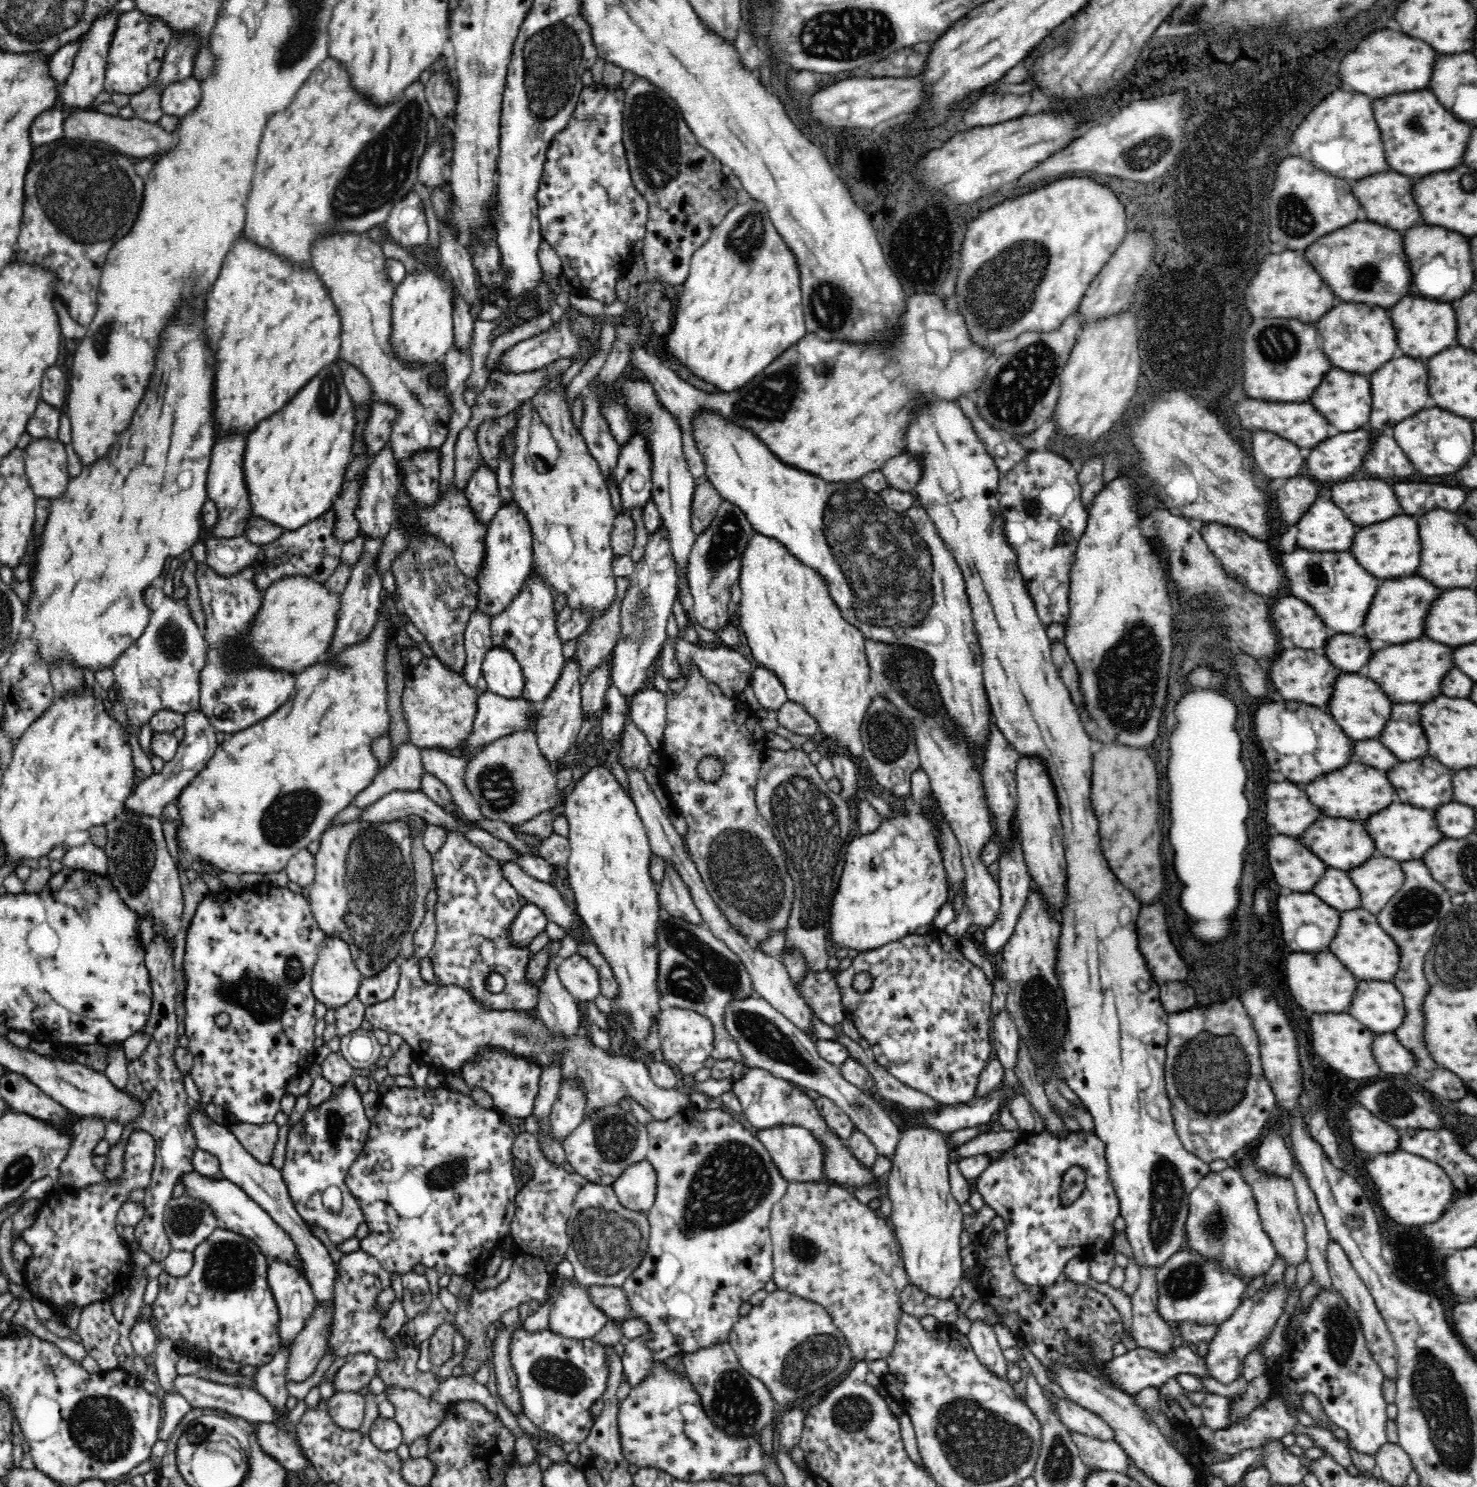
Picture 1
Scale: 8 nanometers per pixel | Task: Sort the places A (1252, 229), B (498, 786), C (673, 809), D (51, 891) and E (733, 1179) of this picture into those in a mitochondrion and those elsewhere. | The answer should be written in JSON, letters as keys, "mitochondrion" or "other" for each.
{"A":"mitochondrion","B":"mitochondrion","C":"other","D":"other","E":"mitochondrion"}

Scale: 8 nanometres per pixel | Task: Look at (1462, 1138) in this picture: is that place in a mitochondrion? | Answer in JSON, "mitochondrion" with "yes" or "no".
{"mitochondrion":"no"}

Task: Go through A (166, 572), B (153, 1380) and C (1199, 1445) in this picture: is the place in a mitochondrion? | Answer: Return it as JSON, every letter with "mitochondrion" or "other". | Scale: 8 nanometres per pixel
{"A":"other","B":"other","C":"other"}

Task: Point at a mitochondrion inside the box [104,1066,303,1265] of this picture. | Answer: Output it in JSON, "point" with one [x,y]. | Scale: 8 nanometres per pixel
{"point":[183,1220]}

